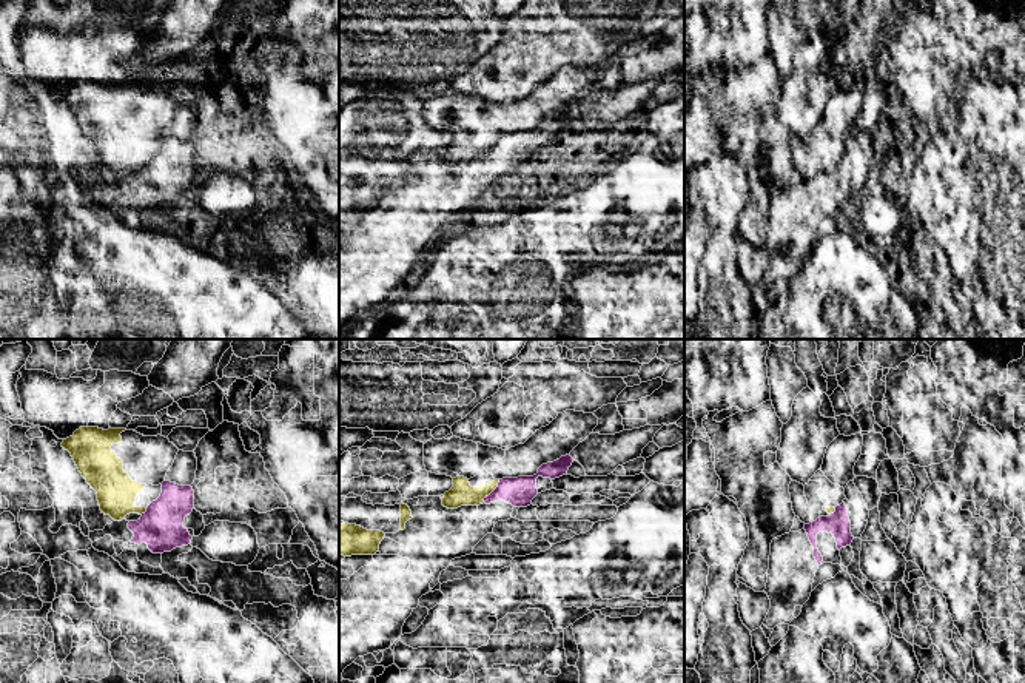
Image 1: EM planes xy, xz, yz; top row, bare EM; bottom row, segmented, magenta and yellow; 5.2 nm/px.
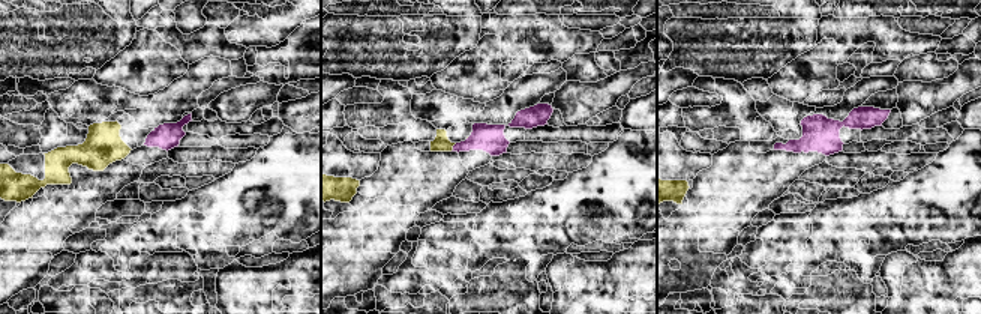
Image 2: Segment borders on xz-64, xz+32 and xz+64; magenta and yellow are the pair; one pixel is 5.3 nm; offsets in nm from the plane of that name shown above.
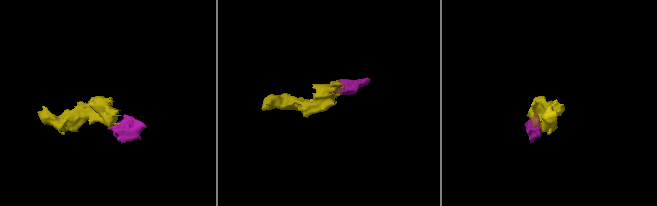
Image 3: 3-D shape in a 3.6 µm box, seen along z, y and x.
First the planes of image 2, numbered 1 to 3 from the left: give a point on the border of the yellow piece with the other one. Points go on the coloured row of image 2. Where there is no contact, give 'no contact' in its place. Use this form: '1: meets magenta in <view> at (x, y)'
1: no contact
2: meets magenta in xz+32 at (453, 147)
3: no contact

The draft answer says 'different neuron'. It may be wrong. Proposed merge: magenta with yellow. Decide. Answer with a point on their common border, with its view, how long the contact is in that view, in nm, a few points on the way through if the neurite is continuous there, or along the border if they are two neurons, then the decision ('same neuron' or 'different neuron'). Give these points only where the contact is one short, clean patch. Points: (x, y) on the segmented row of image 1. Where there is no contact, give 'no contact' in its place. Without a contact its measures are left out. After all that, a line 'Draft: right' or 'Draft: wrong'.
xz (494, 491) | 150 nm | along xz (500, 480), (483, 501) | different neuron
Draft: right

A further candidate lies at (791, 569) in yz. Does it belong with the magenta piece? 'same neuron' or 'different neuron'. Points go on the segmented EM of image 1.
same neuron

